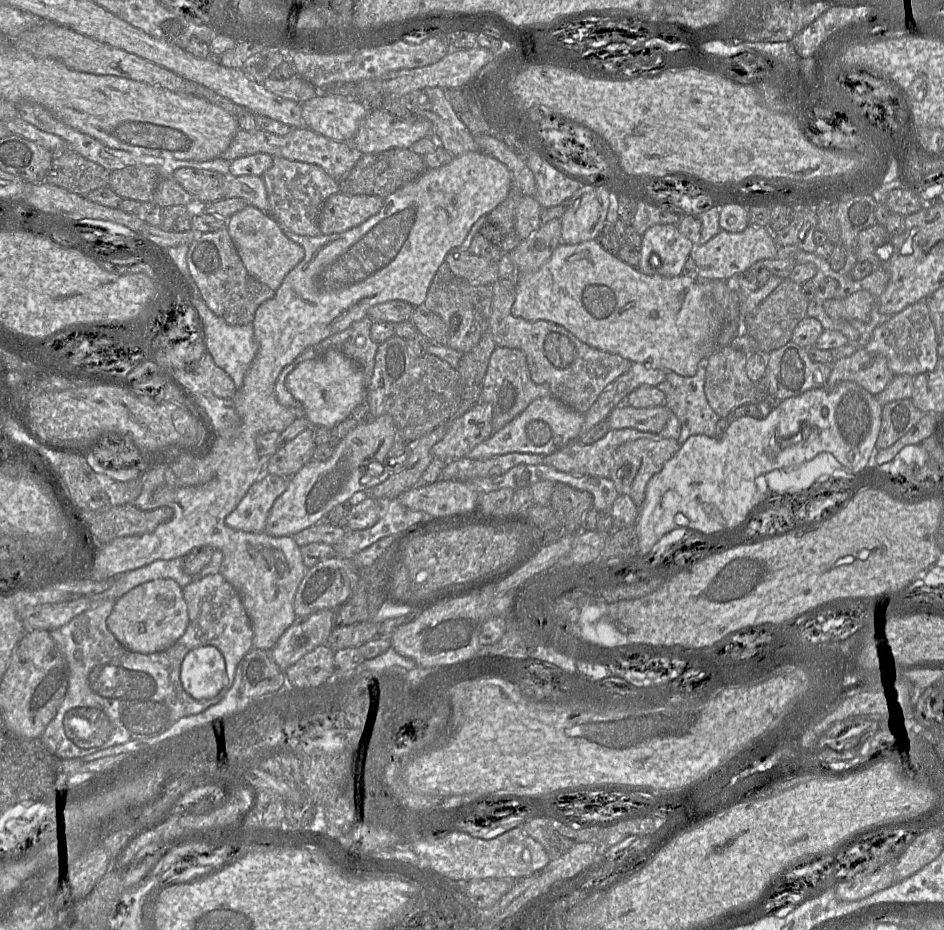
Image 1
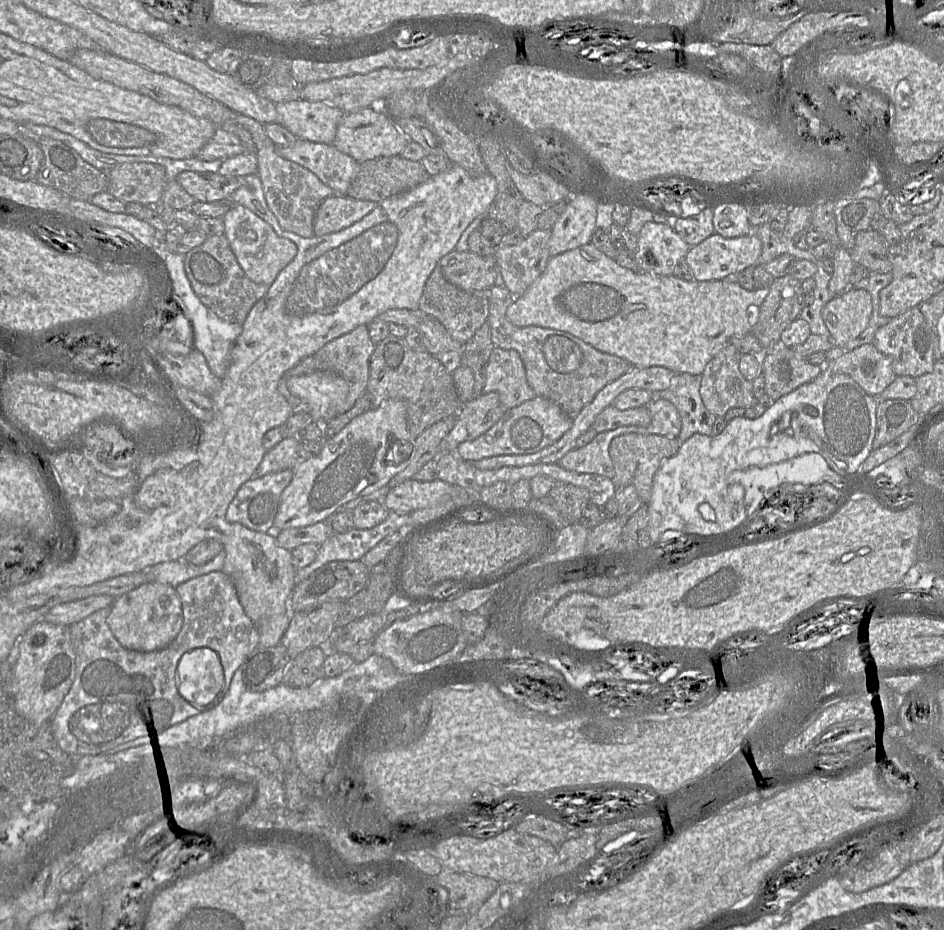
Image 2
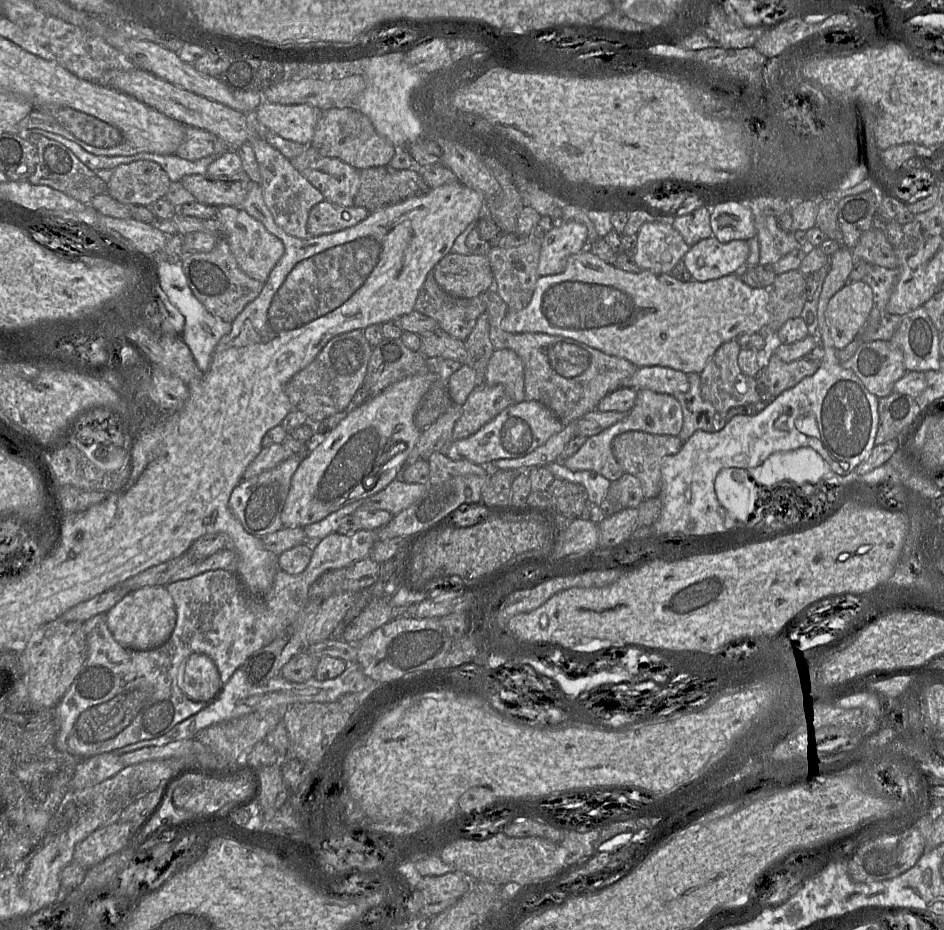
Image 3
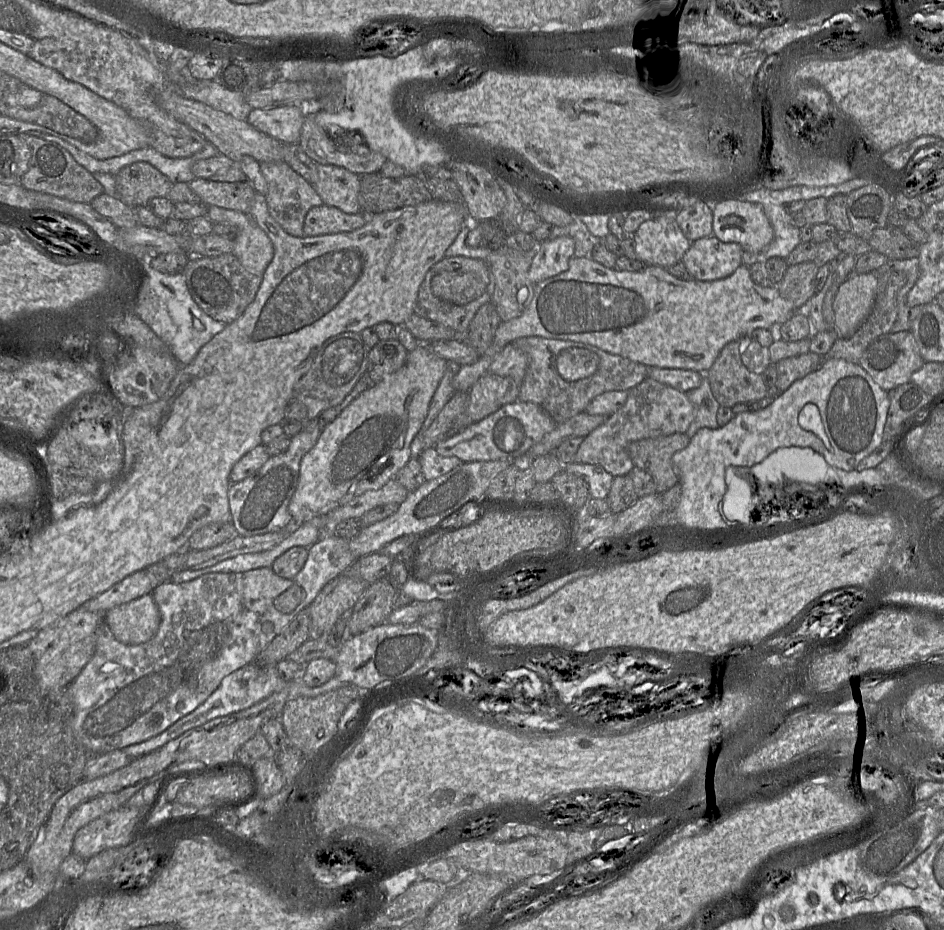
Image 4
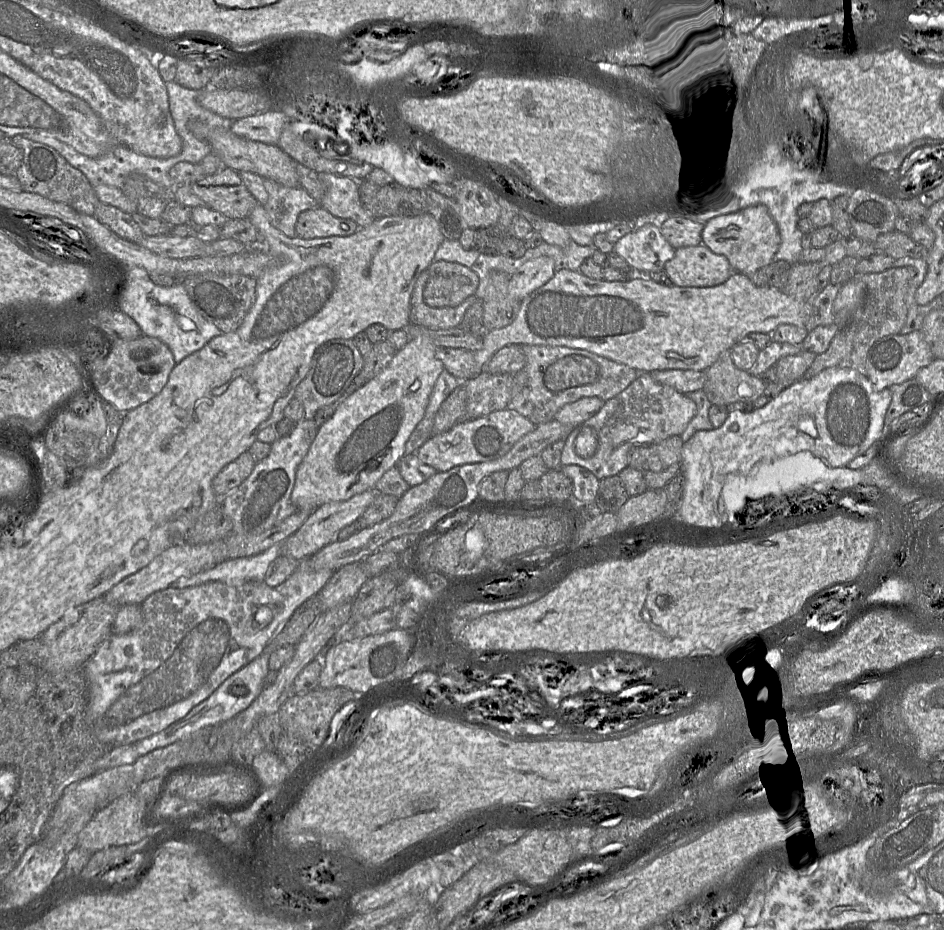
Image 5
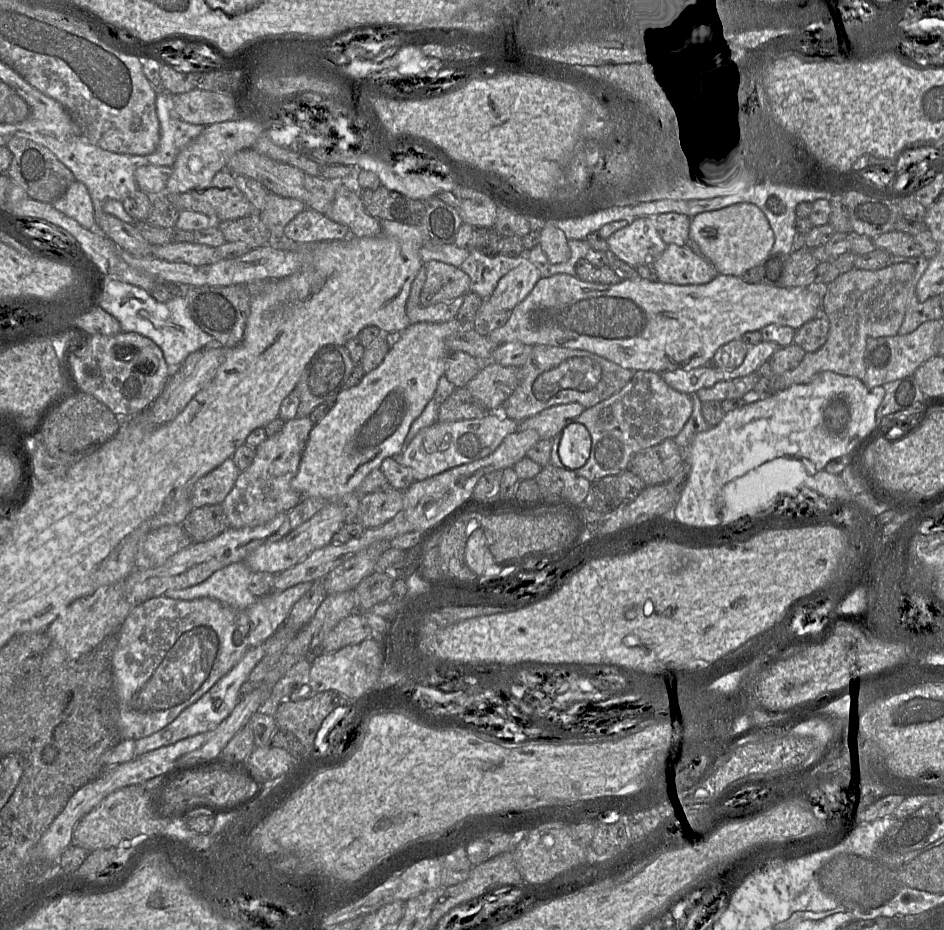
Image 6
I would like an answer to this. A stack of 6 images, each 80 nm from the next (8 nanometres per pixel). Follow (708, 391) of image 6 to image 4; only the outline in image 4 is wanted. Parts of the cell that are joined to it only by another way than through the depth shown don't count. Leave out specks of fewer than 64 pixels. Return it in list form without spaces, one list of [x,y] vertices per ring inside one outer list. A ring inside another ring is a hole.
[[[742,340],[728,343],[704,374],[711,392],[721,407],[757,402],[766,397],[760,372],[750,372],[741,362]]]

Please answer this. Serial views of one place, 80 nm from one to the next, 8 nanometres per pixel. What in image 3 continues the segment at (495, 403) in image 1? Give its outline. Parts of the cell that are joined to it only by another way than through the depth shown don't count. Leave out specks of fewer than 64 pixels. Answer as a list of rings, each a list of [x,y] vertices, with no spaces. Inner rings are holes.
[[[495,349],[485,373],[488,385],[503,385],[513,403],[525,401],[524,366],[521,358],[510,349]]]

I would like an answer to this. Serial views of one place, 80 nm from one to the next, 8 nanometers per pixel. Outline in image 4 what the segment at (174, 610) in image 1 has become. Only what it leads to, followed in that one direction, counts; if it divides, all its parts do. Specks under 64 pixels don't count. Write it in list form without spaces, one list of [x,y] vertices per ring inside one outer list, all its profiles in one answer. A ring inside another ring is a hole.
[[[150,593],[106,611],[103,620],[118,641],[138,645],[154,637],[161,616]]]

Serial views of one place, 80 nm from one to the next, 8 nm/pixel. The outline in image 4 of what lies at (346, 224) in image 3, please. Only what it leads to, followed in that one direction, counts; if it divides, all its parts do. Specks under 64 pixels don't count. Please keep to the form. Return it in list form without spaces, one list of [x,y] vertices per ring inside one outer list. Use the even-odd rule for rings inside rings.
[[[322,204],[321,206],[311,208],[306,214],[303,225],[304,236],[313,237],[343,232],[352,232],[364,226],[368,220],[368,217],[369,216],[362,212],[358,214],[347,214],[336,207]]]

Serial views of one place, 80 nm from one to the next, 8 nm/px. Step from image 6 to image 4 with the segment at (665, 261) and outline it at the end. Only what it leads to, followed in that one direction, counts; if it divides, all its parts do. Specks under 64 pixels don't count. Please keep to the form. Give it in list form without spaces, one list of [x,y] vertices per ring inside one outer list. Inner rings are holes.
[[[708,236],[691,242],[681,261],[691,280],[714,281],[730,276],[742,265],[743,248]]]

